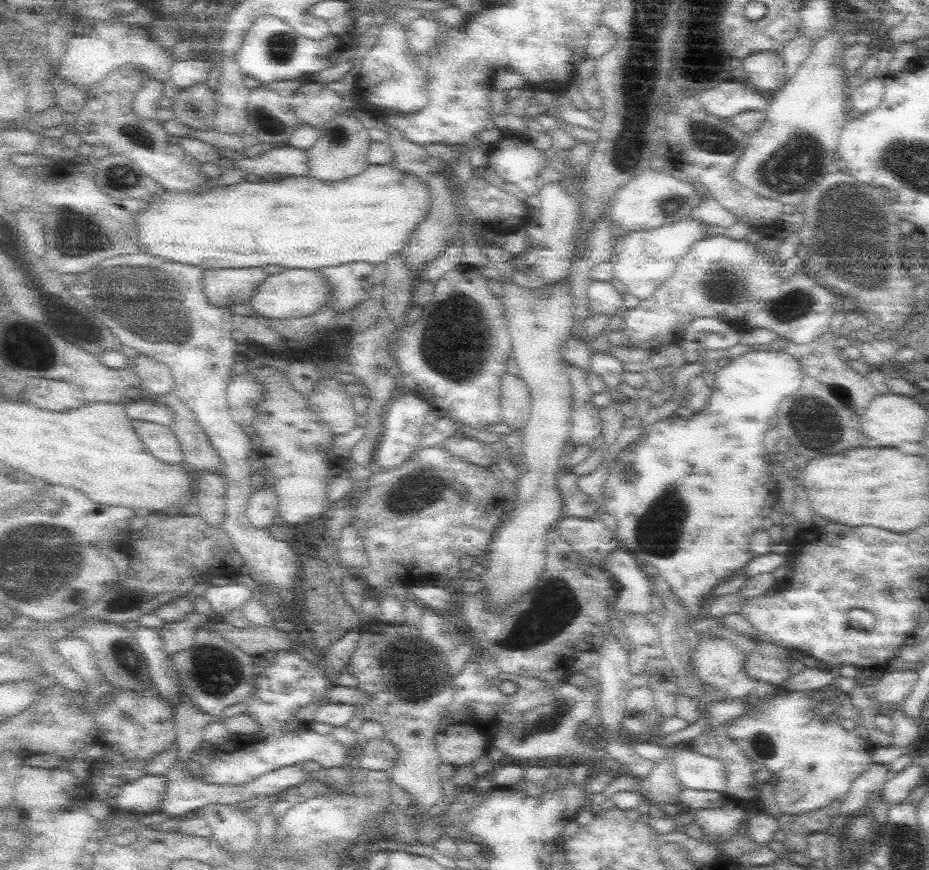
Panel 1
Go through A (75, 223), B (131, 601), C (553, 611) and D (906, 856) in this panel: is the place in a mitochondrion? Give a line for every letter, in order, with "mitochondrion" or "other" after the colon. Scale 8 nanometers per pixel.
A: mitochondrion
B: other
C: mitochondrion
D: mitochondrion

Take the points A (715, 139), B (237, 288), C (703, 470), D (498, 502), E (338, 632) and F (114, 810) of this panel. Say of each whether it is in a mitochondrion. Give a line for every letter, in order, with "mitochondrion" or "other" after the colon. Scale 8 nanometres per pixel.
A: mitochondrion
B: other
C: other
D: other
E: other
F: other

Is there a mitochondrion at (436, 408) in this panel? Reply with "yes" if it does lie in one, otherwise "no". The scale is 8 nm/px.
no

